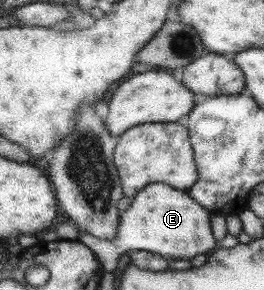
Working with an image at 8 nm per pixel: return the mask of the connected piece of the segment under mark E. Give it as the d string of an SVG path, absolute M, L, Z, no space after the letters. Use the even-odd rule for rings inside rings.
M164 183L148 184L132 198L132 204L119 214L116 236L111 241L100 240L82 230L79 230L77 240L96 255L102 272L109 272L120 255L131 250L146 250L160 256L170 256L171 260L191 259L218 246L210 231L210 212L196 204L186 192Z

